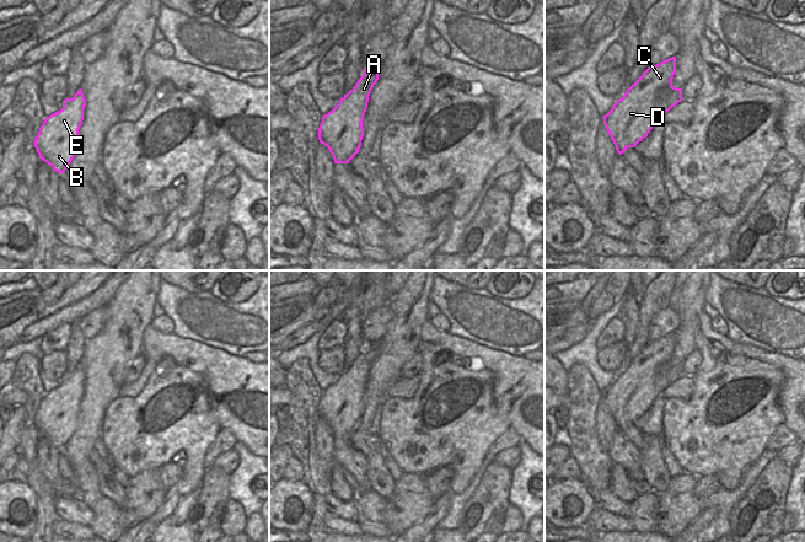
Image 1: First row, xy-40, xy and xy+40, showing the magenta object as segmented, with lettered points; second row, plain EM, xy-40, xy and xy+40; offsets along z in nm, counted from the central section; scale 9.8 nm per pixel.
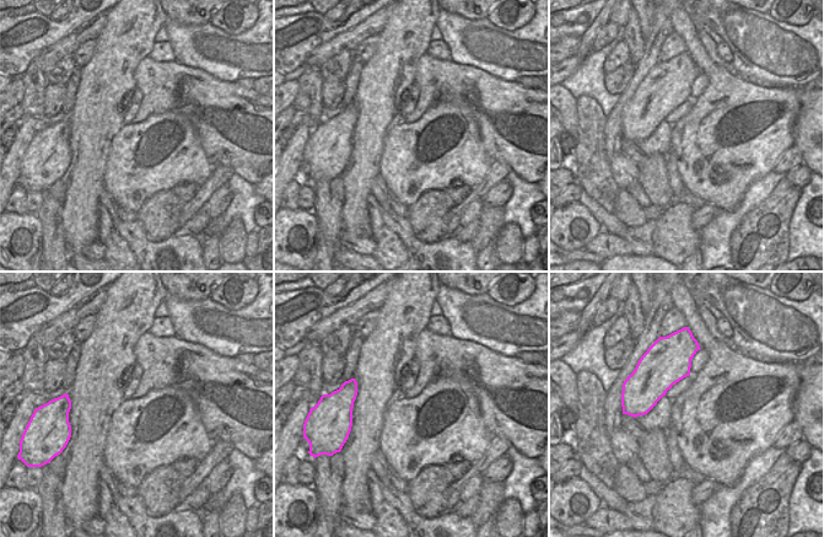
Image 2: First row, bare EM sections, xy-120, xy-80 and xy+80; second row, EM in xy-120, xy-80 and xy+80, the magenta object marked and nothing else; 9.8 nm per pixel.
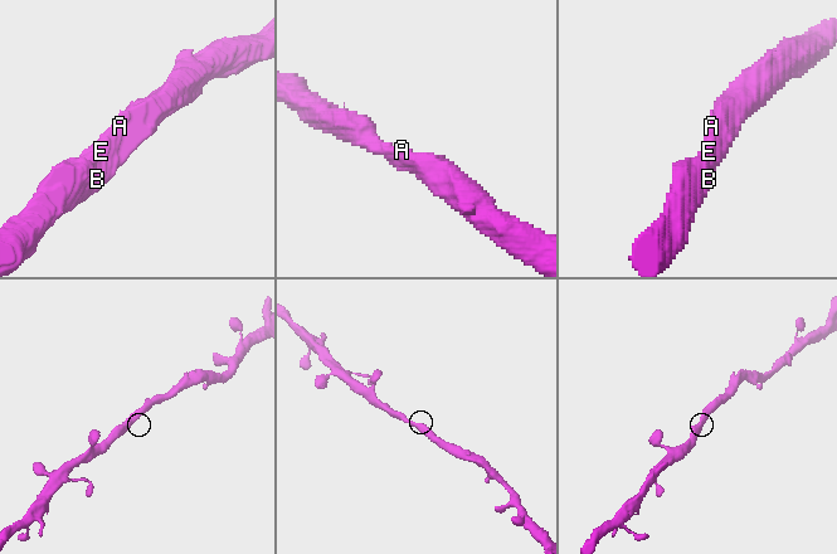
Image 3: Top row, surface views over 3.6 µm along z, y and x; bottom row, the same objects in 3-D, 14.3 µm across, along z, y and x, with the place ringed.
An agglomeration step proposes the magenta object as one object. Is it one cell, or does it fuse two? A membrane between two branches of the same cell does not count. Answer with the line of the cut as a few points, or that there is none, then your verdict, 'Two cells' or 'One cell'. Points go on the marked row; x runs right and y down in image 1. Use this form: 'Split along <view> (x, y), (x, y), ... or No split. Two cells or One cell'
No split. One cell

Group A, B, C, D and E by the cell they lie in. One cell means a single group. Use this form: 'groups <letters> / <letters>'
groups A B C D E

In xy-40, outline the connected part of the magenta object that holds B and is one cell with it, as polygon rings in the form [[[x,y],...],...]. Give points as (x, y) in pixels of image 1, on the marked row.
[[[81,88],[73,98],[63,101],[63,108],[44,119],[34,139],[34,147],[44,162],[58,173],[63,173],[77,152],[79,129],[84,120],[84,108],[86,100]]]

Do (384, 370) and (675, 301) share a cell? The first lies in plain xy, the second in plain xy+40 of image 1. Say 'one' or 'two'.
two

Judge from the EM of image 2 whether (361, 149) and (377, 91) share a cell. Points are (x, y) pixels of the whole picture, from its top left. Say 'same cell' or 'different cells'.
same cell

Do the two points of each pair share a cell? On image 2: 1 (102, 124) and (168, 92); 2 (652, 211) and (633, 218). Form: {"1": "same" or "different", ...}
{"1": "different", "2": "different"}

